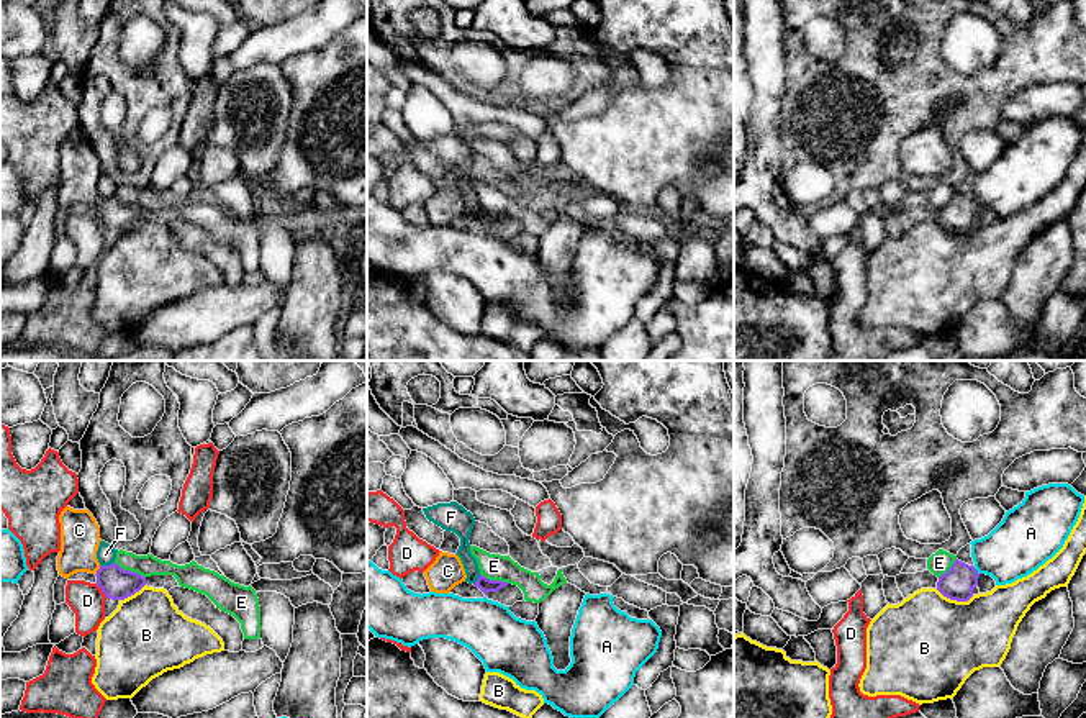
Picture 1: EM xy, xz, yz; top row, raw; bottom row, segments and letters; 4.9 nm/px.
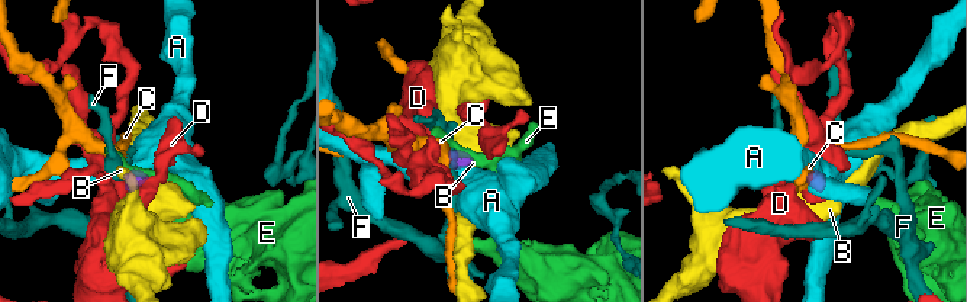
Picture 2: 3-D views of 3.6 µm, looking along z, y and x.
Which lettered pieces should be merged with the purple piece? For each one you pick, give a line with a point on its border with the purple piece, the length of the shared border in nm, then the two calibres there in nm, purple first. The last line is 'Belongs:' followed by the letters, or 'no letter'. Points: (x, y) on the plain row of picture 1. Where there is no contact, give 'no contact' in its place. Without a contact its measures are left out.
C: contact xy (97, 204); length 50 nm; calibres 160 and 190 nm
Belongs: C

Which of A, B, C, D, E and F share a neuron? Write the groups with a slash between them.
A / B / C / D / E / F

